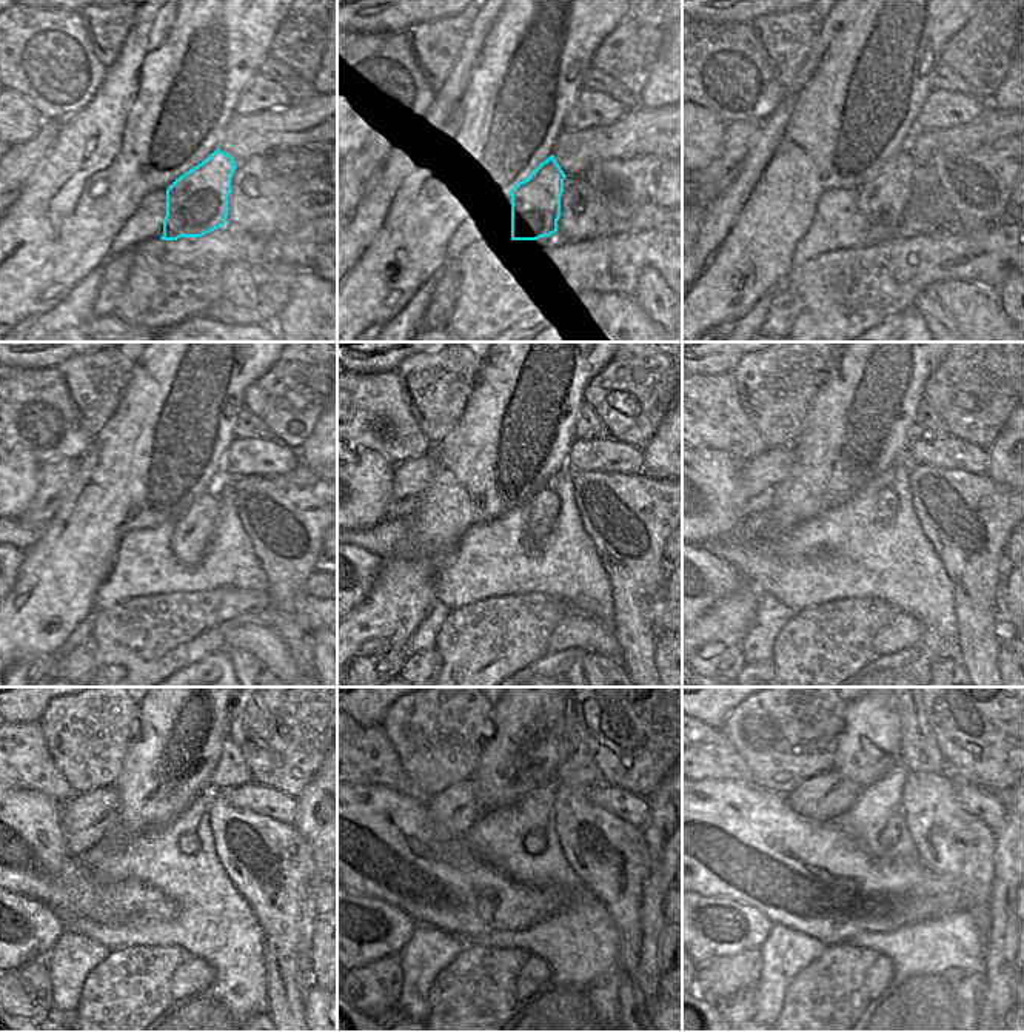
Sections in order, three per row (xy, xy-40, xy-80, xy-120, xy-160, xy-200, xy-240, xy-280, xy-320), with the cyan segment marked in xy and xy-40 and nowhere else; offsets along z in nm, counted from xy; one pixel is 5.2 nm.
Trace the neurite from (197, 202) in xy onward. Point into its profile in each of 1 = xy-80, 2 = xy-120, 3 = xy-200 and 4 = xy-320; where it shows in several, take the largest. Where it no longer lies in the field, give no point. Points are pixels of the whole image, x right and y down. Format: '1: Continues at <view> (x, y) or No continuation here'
1: Continues at xy-80 (883, 199)
2: Continues at xy-120 (191, 535)
3: Continues at xy-200 (887, 502)
4: Continues at xy-320 (895, 824)

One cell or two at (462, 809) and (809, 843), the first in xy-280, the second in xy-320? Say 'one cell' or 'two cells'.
two cells

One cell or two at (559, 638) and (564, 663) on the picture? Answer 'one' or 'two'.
two

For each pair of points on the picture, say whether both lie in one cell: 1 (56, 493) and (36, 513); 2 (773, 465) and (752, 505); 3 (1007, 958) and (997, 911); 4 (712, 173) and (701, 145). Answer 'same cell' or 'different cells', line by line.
1: same cell
2: same cell
3: same cell
4: different cells

